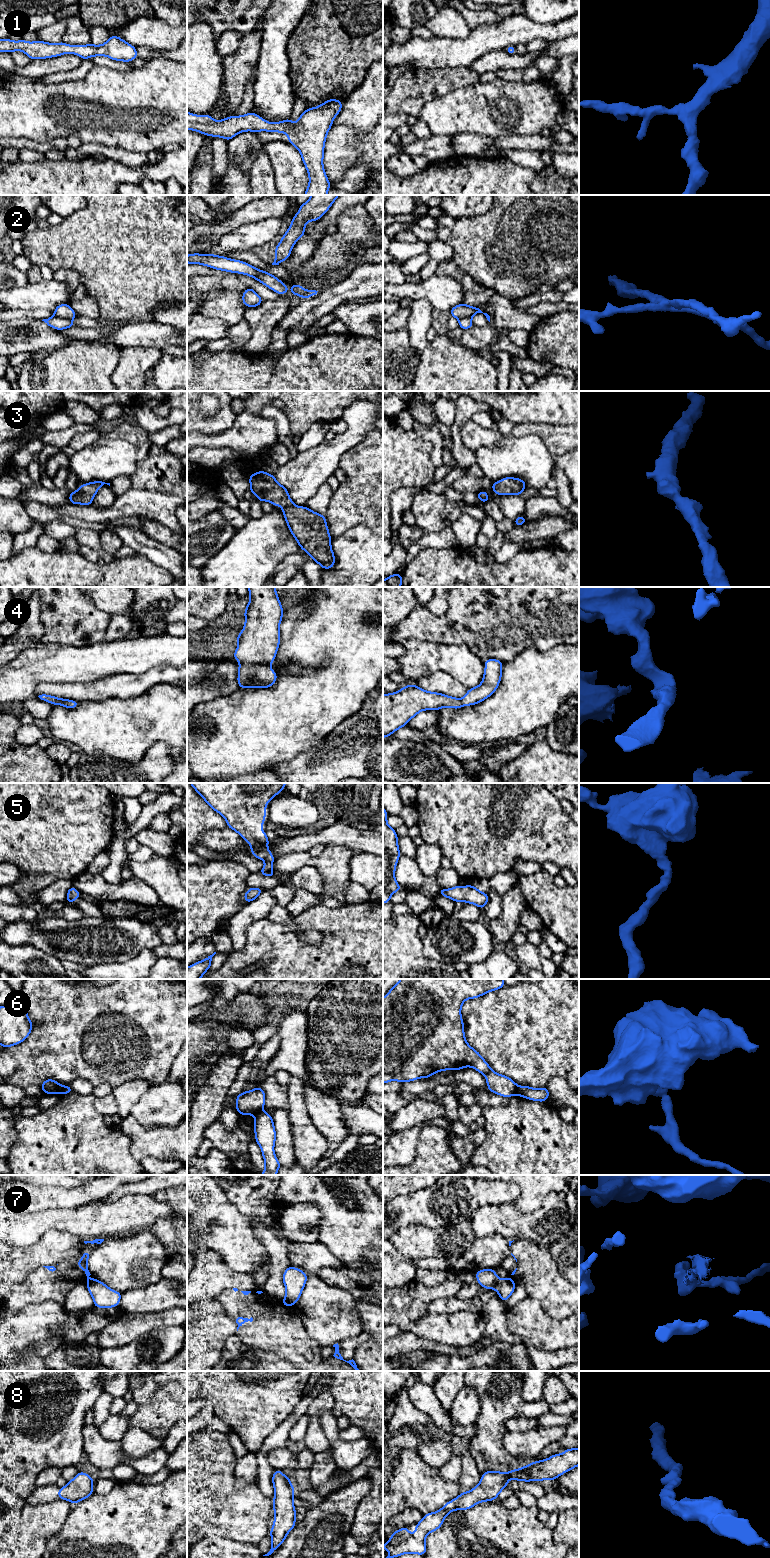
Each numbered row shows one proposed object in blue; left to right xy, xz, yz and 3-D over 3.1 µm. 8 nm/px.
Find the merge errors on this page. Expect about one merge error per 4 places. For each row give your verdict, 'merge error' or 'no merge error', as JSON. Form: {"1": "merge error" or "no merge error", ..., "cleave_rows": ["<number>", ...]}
{"1": "no merge error", "2": "merge error", "3": "no merge error", "4": "no merge error", "5": "no merge error", "6": "merge error", "7": "merge error", "8": "no merge error", "cleave_rows": ["2", "6", "7"]}

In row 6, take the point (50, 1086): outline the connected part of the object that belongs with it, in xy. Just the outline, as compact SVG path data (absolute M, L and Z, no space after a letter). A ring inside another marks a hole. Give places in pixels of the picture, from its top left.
M46 1079L41 1084L41 1089L43 1090L44 1094L60 1094L61 1091L65 1088L65 1086L61 1085L60 1083L56 1082L53 1079Z

